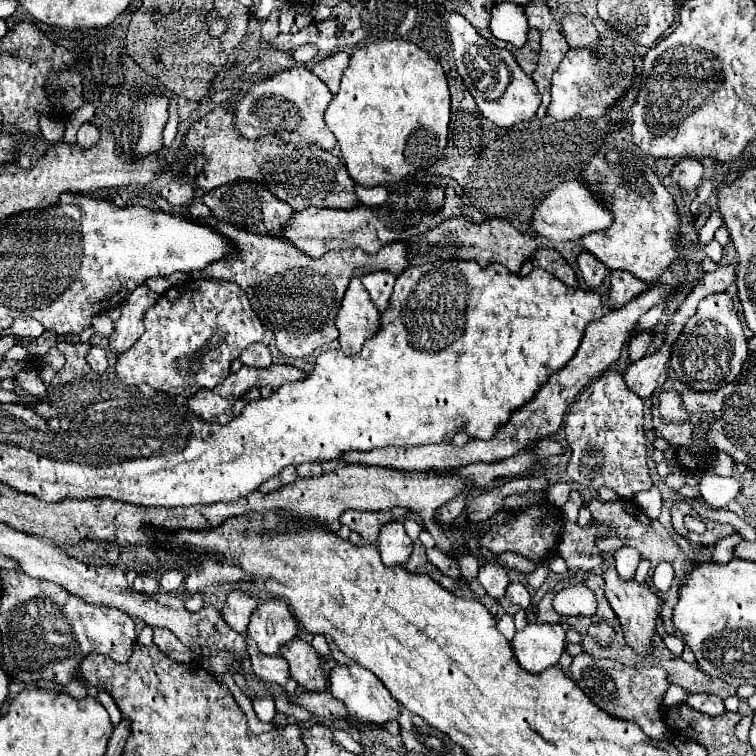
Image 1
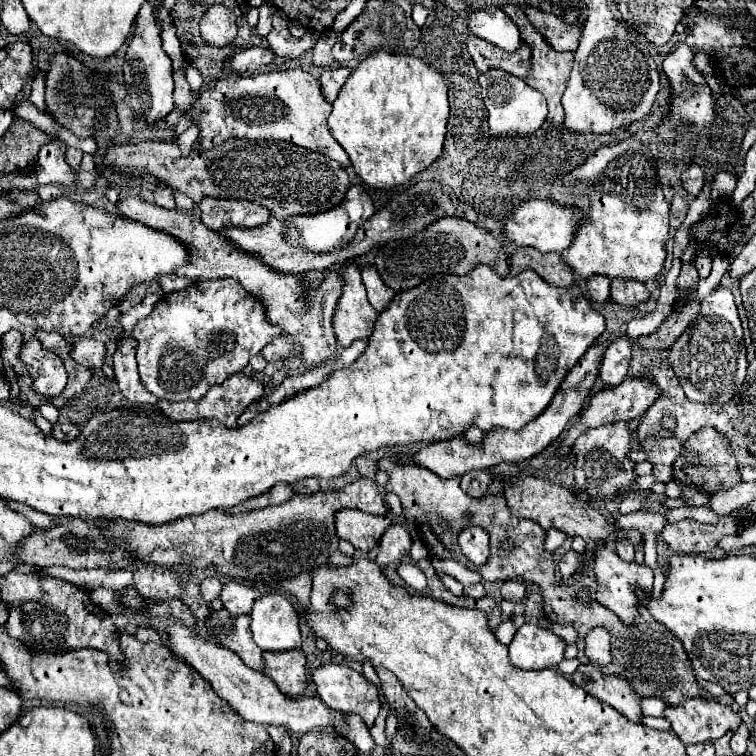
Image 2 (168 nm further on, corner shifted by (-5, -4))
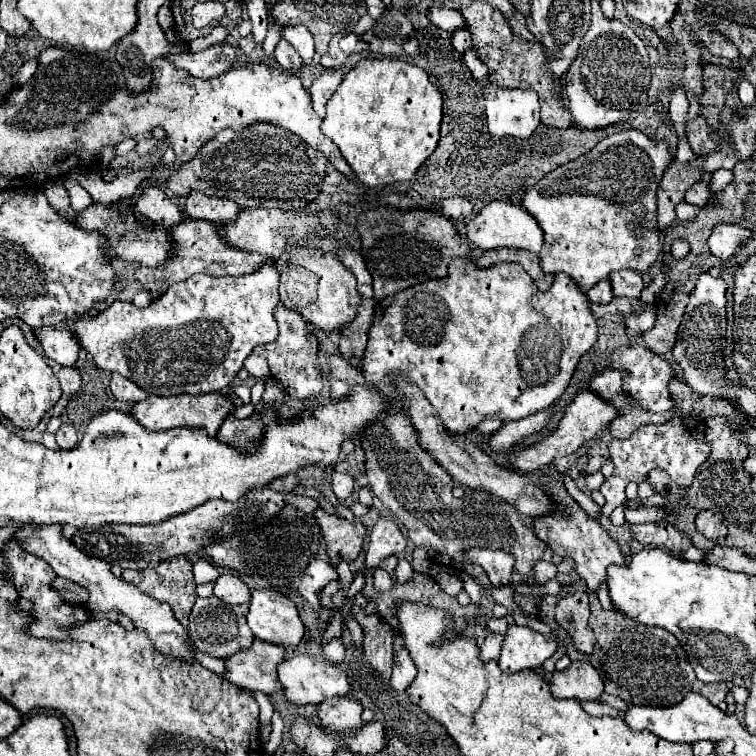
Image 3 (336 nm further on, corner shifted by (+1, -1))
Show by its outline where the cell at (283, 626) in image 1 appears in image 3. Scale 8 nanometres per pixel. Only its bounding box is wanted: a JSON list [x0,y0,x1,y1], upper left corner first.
[247,589,303,647]

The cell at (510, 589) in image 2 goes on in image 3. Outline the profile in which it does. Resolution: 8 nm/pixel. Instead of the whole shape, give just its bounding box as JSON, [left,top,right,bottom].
[465,549,513,587]

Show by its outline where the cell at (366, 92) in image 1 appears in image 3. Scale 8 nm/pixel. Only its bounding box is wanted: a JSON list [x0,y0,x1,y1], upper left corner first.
[321,59,441,187]

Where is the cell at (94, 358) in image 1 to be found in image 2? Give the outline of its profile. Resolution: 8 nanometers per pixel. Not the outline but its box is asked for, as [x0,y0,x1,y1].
[69,336,105,368]

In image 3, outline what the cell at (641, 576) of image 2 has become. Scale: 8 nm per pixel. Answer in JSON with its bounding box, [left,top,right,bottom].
[535,475,627,593]

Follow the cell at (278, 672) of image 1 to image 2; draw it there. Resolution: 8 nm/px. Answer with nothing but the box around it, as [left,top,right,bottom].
[207,608,263,670]

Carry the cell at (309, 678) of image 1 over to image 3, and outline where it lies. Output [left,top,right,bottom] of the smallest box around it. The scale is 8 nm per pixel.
[227,641,285,693]

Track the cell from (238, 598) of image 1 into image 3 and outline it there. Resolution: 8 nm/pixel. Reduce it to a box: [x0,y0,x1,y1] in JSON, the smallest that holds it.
[213,573,251,605]

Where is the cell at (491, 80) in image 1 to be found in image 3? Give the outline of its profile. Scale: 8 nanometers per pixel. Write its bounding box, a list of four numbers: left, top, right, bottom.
[485,87,539,139]

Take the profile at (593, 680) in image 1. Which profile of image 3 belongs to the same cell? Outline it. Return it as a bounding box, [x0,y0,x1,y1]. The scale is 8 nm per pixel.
[551,661,603,701]

